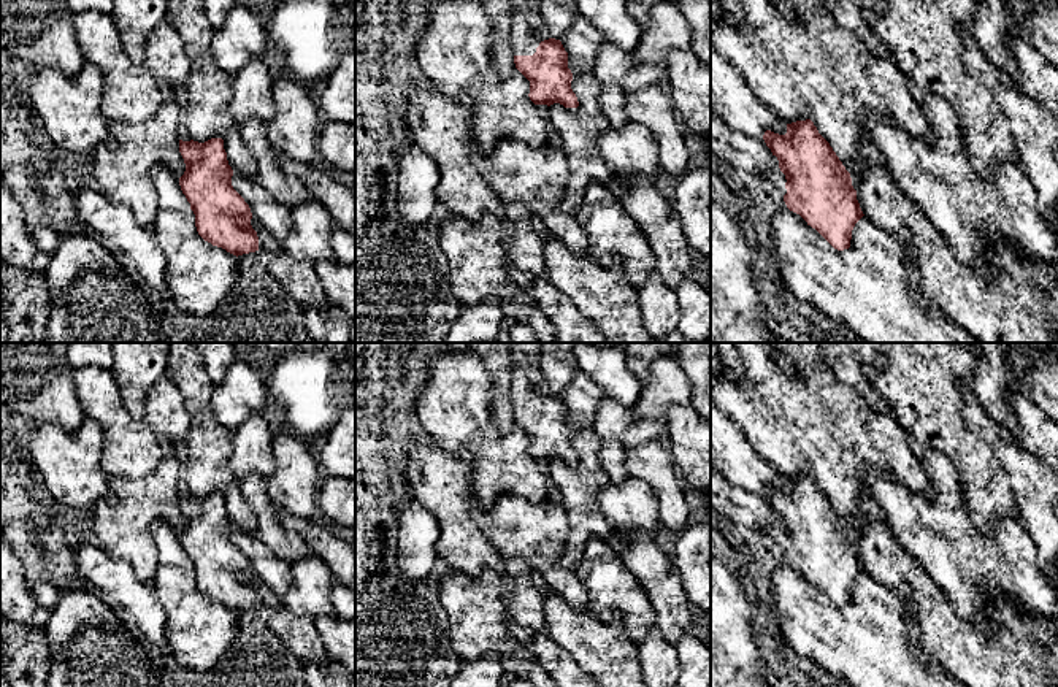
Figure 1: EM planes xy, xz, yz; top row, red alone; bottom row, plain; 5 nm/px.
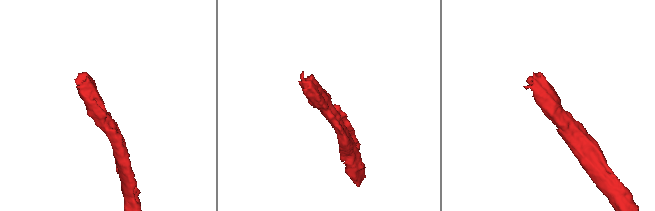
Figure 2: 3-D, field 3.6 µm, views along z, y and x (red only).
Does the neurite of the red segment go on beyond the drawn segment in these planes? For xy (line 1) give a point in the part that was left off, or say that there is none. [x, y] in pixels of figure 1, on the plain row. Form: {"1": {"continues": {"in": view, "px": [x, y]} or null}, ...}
{"1": {"continues": null}}

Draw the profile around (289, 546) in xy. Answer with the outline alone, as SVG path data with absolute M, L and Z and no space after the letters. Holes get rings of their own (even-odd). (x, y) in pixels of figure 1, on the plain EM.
M249 474L238 479L238 484L246 501L257 514L255 535L289 565L308 555L309 549L303 538L279 524L278 509L268 497L265 479Z

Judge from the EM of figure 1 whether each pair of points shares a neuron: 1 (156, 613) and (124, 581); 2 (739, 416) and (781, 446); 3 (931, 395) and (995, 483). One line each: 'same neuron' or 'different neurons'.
1: same neuron
2: same neuron
3: same neuron

